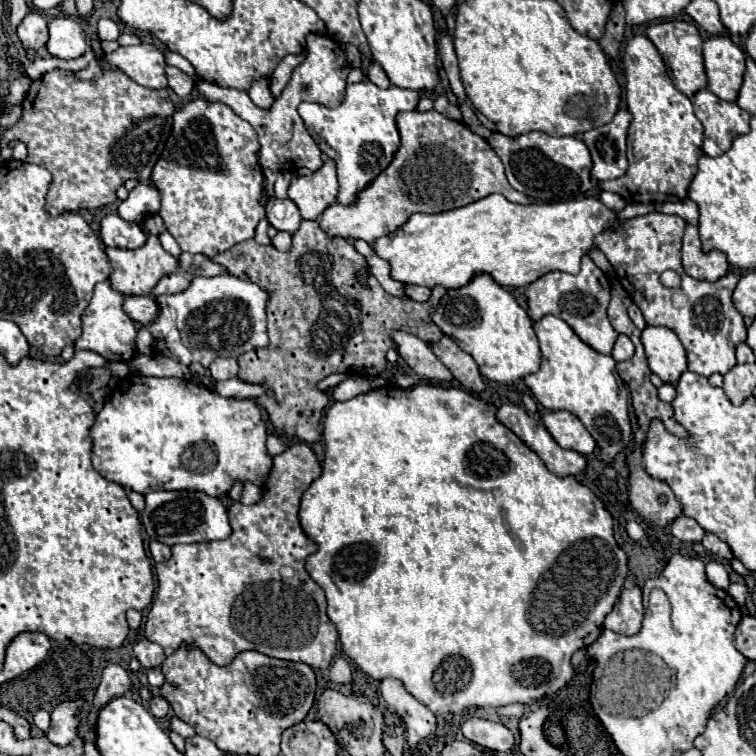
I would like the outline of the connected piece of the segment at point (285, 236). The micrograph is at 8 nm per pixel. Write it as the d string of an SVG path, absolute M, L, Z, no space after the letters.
M278 232L274 238L272 238L272 246L278 248L280 252L288 252L290 250L290 244L292 244L292 236L288 232Z

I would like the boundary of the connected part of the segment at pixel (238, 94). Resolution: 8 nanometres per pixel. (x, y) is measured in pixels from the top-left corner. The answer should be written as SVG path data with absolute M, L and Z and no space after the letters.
M308 34L308 56L306 60L294 68L286 88L280 92L280 96L274 100L274 104L268 110L258 108L248 92L236 90L236 88L222 88L212 82L200 82L196 88L206 100L212 102L224 102L228 104L240 118L250 122L260 138L260 152L258 160L262 168L270 168L272 172L278 170L296 170L296 168L308 168L318 170L322 166L322 152L318 144L312 140L312 136L306 132L302 118L298 116L298 104L300 102L318 102L328 108L334 108L342 104L344 90L346 90L346 78L350 72L350 64L346 62L346 56L342 52L342 46L334 42L326 34Z

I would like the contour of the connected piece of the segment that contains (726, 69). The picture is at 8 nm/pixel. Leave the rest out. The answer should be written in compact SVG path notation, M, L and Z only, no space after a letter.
M712 36L704 42L704 68L708 88L726 102L736 102L746 70L744 52L726 36Z

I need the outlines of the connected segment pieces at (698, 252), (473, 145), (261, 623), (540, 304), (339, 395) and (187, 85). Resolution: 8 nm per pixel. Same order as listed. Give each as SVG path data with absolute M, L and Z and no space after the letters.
M686 224L684 238L682 238L682 266L688 276L696 280L708 280L708 282L726 276L730 270L726 256L722 252L718 250L702 252L698 228L692 224Z
M410 110L396 116L396 128L402 144L390 166L358 194L356 204L332 204L322 212L320 228L330 238L362 238L372 244L374 240L400 228L414 212L436 214L454 210L494 192L506 196L506 200L514 204L528 204L526 194L510 188L498 154L484 138L468 130L466 124L448 120L436 110L424 114Z
M296 442L282 454L274 456L272 470L262 484L262 500L250 506L234 502L228 510L232 536L218 542L202 544L176 544L172 558L156 564L158 590L146 620L146 638L164 648L164 654L174 654L180 646L194 646L202 650L210 662L226 666L236 654L256 650L270 658L304 662L316 670L330 666L336 656L338 632L326 616L324 590L308 576L304 564L316 550L316 544L304 534L298 520L300 498L304 490L320 476L320 464L312 448Z
M582 256L582 270L578 274L566 274L566 272L548 272L536 282L532 282L526 288L528 298L528 316L536 322L544 318L546 314L562 318L576 336L586 342L590 348L594 348L600 354L610 354L612 346L618 338L618 332L612 328L606 308L610 302L610 284L604 276L604 272L590 260L590 256Z
M348 378L332 390L332 396L334 396L334 400L348 400L348 398L354 398L358 394L366 394L370 390L372 388L370 388L366 378Z
M166 66L166 78L168 78L168 88L172 88L180 98L188 96L194 88L192 78L174 66Z

